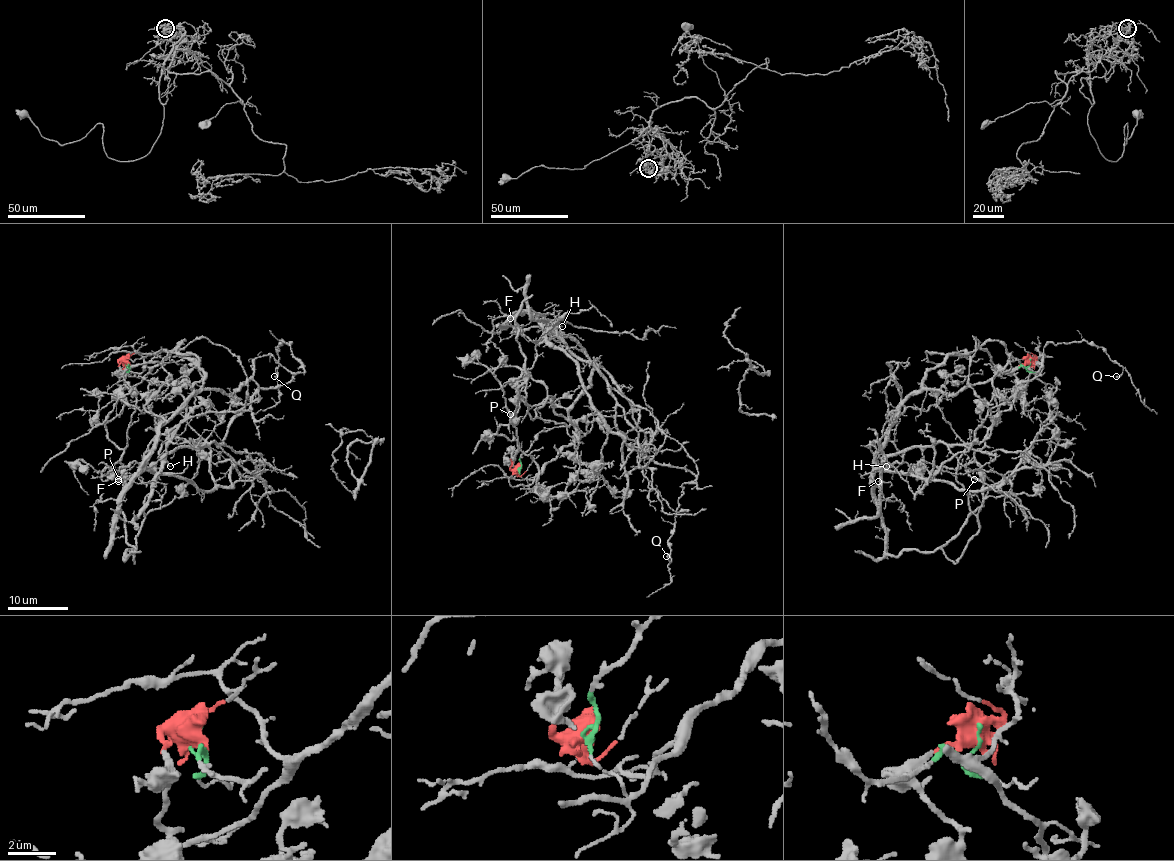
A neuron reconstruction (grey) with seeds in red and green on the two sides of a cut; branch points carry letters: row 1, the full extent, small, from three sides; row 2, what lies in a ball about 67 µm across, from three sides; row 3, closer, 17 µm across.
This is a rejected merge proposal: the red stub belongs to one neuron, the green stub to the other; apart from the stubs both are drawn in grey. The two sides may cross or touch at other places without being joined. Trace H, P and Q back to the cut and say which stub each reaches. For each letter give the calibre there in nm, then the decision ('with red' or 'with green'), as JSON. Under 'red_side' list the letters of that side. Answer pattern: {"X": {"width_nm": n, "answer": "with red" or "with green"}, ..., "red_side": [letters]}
{"H": {"width_nm": 120, "answer": "with green"}, "P": {"width_nm": 130, "answer": "with red"}, "Q": {"width_nm": 140, "answer": "with green"}, "red_side": ["P"]}

